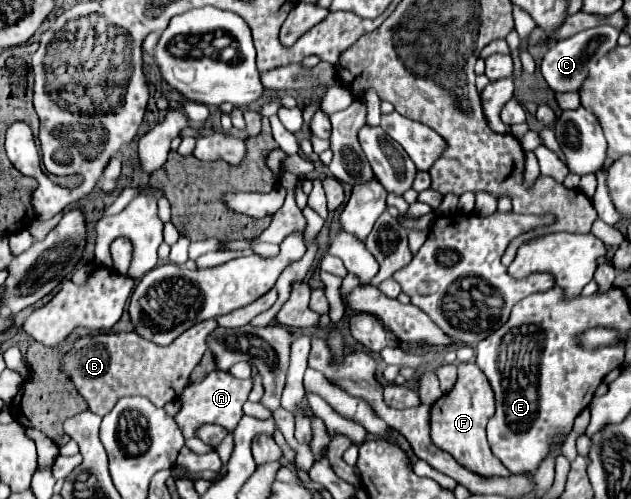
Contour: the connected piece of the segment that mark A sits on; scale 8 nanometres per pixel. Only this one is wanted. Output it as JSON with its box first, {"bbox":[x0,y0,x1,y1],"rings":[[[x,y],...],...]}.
{"bbox":[173,369,251,439],"rings":[[[215,369],[211,371],[201,383],[199,383],[199,391],[197,385],[191,385],[181,393],[181,409],[179,413],[173,417],[177,421],[177,425],[181,427],[181,433],[185,439],[195,437],[195,427],[199,427],[199,423],[217,423],[221,427],[225,427],[229,433],[237,427],[239,419],[243,417],[243,403],[249,397],[251,391],[251,379],[235,379],[231,373]]]}

